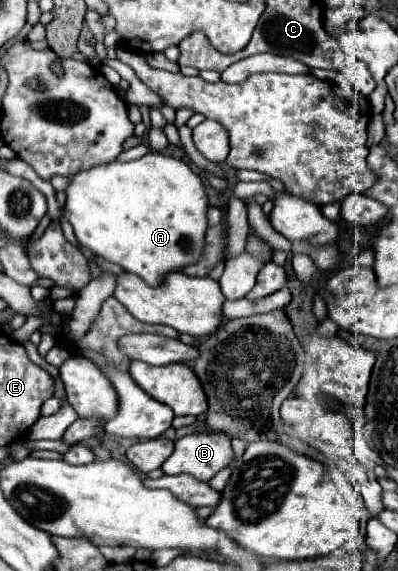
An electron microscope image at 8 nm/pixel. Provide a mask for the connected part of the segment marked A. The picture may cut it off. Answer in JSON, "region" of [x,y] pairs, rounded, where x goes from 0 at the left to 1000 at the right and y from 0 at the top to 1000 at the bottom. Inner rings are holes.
{"region":[[[379,264],[339,282],[284,282],[183,303],[163,331],[158,380],[183,394],[188,415],[209,433],[304,464],[314,475],[349,482],[384,503],[405,499],[415,478],[455,475],[455,468],[490,461],[505,450],[520,405],[520,363],[525,352],[500,306],[490,306],[470,285]]]}

